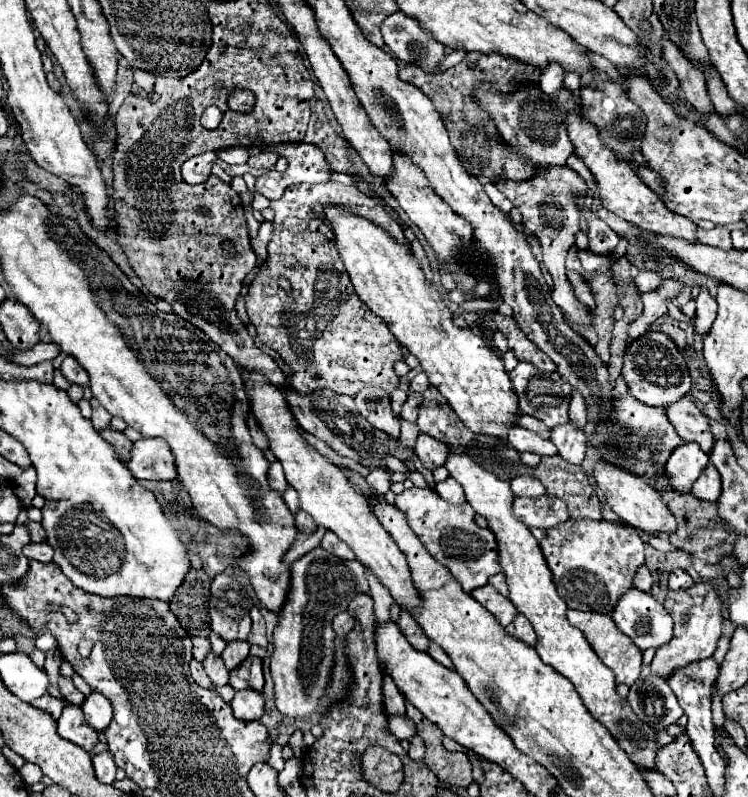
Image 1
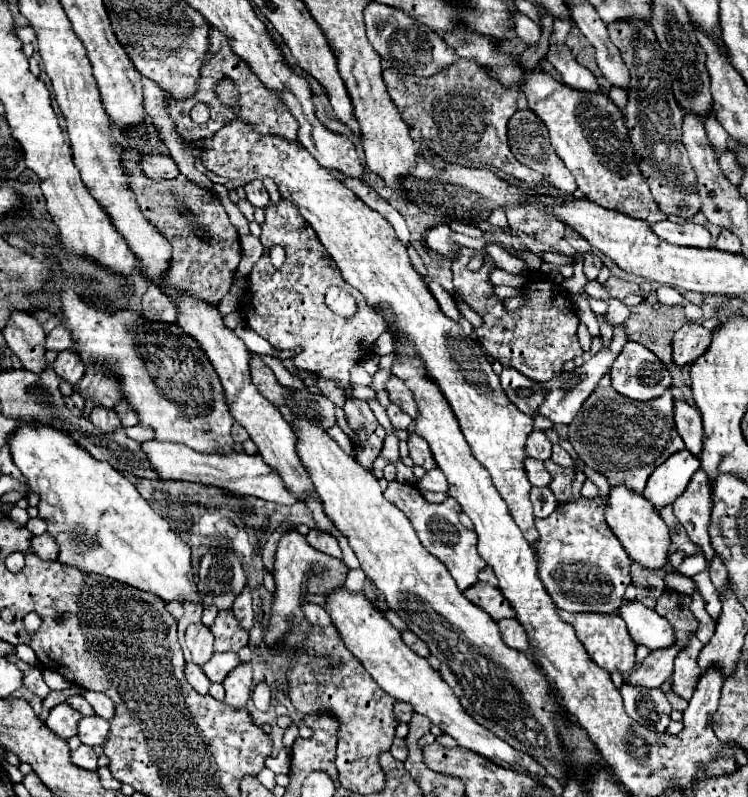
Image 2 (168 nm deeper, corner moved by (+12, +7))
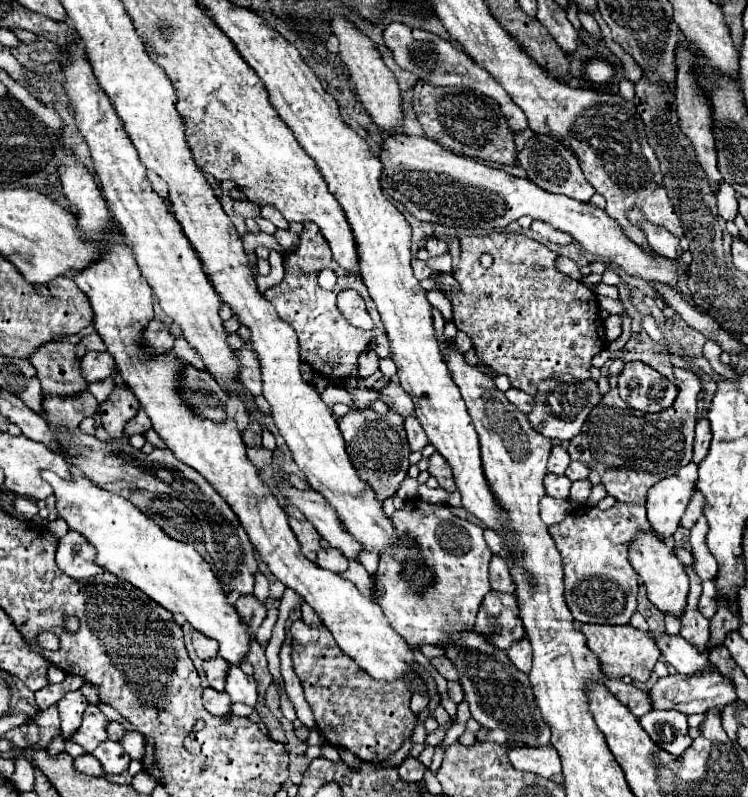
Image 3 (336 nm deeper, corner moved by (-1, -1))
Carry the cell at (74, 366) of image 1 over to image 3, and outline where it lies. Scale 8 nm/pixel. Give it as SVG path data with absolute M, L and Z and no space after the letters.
M88 352L82 358L82 374L88 382L98 382L116 372L114 358L108 352Z

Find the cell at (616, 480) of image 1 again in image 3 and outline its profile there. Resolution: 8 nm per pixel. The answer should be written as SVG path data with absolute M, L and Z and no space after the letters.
M652 530L648 534L640 534L634 544L630 546L630 562L634 570L640 574L642 584L646 586L648 600L654 608L658 608L664 614L672 614L676 618L682 618L686 608L686 596L688 596L688 574L682 566L682 562L674 556L674 550L664 544Z

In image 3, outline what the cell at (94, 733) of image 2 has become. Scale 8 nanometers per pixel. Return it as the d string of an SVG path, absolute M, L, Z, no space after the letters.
M106 740L102 742L92 756L102 764L104 776L114 776L114 774L122 774L128 770L130 764L130 756L126 754L126 750L122 748L120 742L112 742Z

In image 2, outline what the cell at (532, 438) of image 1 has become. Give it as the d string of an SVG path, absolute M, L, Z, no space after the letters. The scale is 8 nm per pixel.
M533 430L527 440L527 456L537 460L549 460L551 458L551 442L545 438L543 432Z

